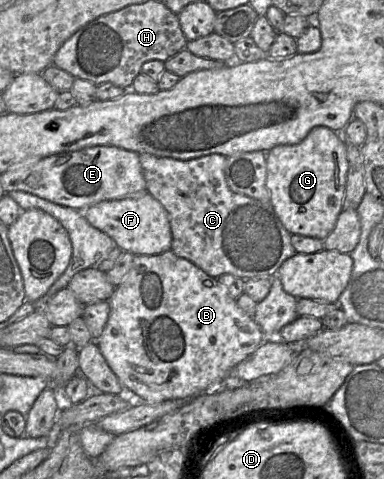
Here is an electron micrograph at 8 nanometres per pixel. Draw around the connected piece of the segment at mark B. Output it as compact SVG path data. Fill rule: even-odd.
M170 250L157 255L135 256L129 273L122 283L115 288L108 302L110 314L107 324L102 335L93 341L96 341L107 364L123 385L125 394L138 402L158 403L167 400L190 400L206 391L212 391L213 388L226 380L239 363L252 355L267 339L254 318L241 310L237 300L219 283L218 278L209 276L195 264L185 258L178 257Z

